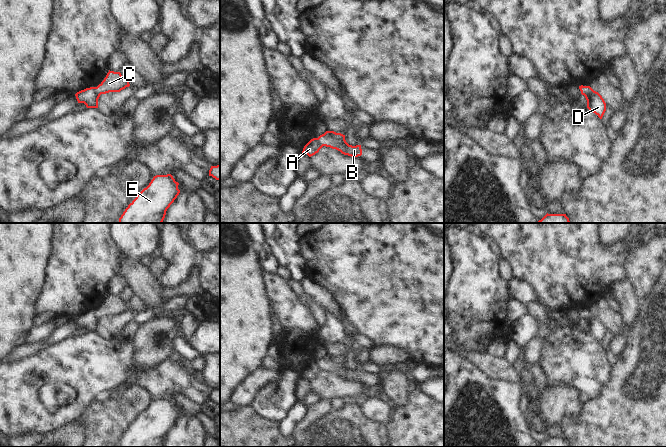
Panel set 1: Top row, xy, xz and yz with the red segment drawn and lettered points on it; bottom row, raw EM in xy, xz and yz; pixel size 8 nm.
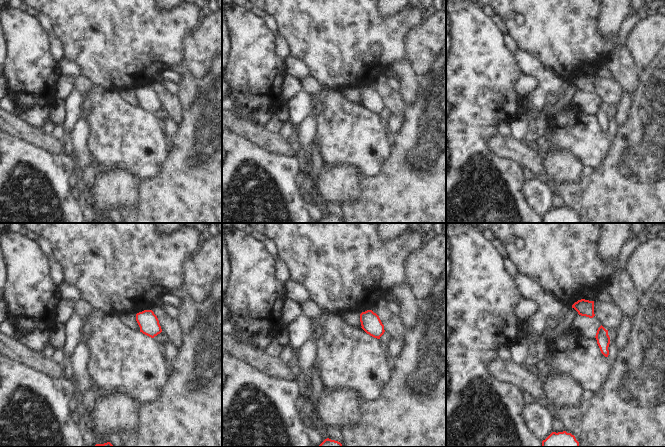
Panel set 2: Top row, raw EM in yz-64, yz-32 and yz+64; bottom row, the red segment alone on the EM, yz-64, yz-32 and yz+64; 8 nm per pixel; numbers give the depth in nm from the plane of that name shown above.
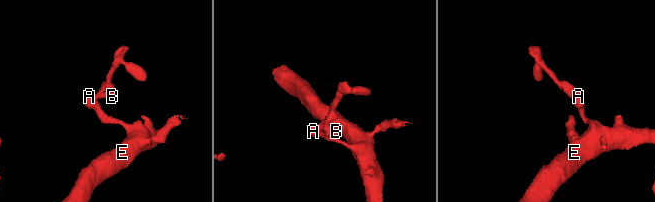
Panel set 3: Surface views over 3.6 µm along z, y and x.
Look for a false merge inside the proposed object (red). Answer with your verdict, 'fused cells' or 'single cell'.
fused cells

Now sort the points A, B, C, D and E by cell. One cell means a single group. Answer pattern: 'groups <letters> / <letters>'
groups A D E / B C

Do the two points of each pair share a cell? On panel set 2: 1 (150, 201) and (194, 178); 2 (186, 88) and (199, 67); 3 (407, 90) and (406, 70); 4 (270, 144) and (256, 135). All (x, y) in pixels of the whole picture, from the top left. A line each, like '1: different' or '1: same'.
1: same
2: different
3: same
4: same

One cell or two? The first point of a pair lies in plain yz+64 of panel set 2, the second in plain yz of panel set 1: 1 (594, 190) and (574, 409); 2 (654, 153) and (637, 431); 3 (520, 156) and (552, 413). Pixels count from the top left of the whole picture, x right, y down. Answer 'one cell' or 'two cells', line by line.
1: two cells
2: one cell
3: two cells

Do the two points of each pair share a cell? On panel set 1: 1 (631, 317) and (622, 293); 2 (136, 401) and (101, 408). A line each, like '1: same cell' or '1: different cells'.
1: same cell
2: same cell

